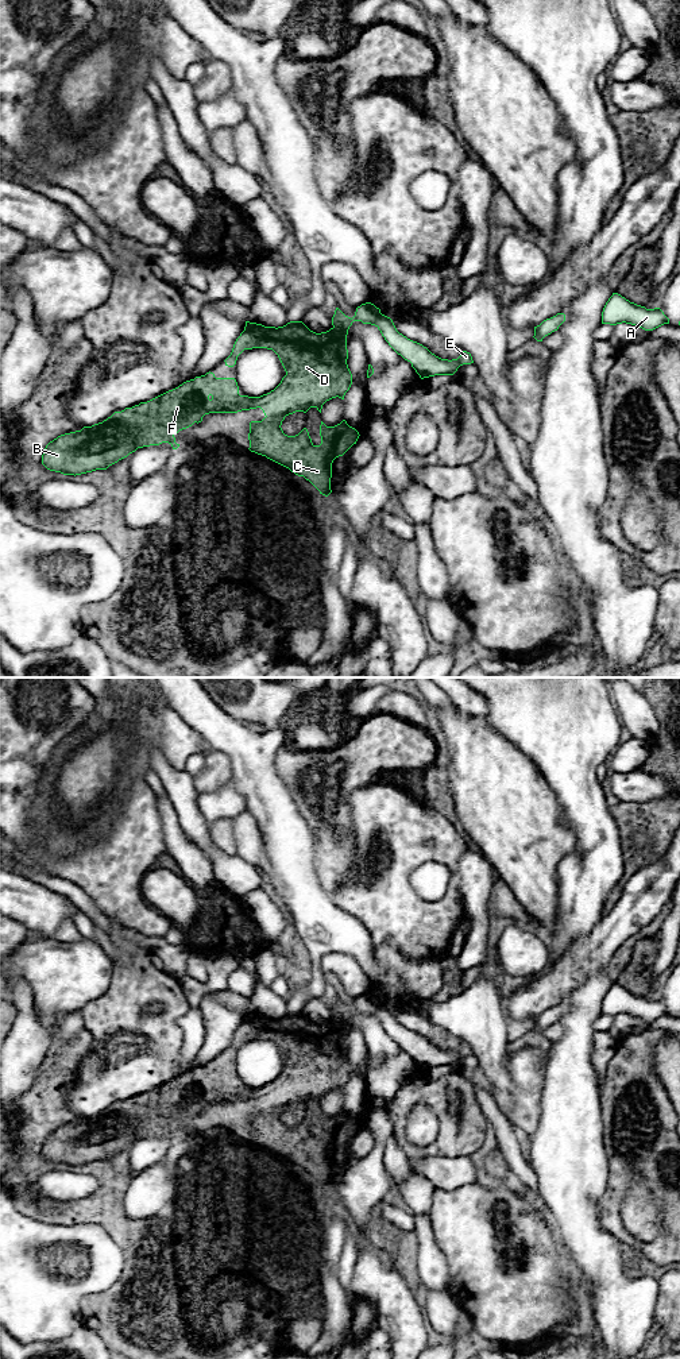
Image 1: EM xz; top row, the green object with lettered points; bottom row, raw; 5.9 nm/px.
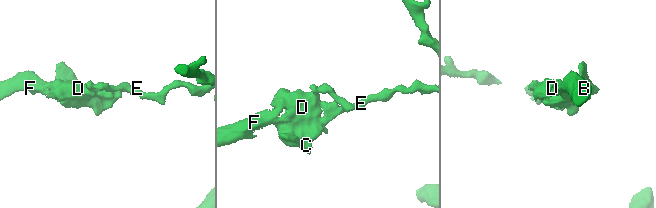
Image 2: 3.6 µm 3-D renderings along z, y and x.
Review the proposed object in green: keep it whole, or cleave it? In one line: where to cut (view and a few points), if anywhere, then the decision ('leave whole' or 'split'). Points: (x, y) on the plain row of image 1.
xz (333, 1018), (347, 1023) | split

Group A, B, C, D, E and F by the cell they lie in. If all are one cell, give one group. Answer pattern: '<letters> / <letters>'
A E / B C D F

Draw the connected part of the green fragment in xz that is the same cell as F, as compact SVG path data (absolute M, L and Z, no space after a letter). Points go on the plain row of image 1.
M246 1012L225 1057L233 1058L244 1041L273 1041L286 1062L274 1081L260 1088L240 1086L235 1069L216 1069L209 1062L103 1113L58 1127L46 1136L42 1155L74 1167L107 1161L138 1139L169 1134L177 1140L174 1126L201 1113L205 1105L260 1099L266 1108L250 1113L248 1140L304 1167L328 1188L332 1154L356 1135L359 1123L345 1111L335 1117L321 1112L321 1135L314 1136L306 1119L287 1127L281 1116L289 1105L310 1099L321 1104L327 1092L344 1090L352 1076L347 1026L336 1019L316 1024L302 1012L278 1019Z

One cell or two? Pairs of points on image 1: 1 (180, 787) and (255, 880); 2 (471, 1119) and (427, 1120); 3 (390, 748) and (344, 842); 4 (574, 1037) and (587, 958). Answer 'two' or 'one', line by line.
1: one
2: two
3: one
4: two

